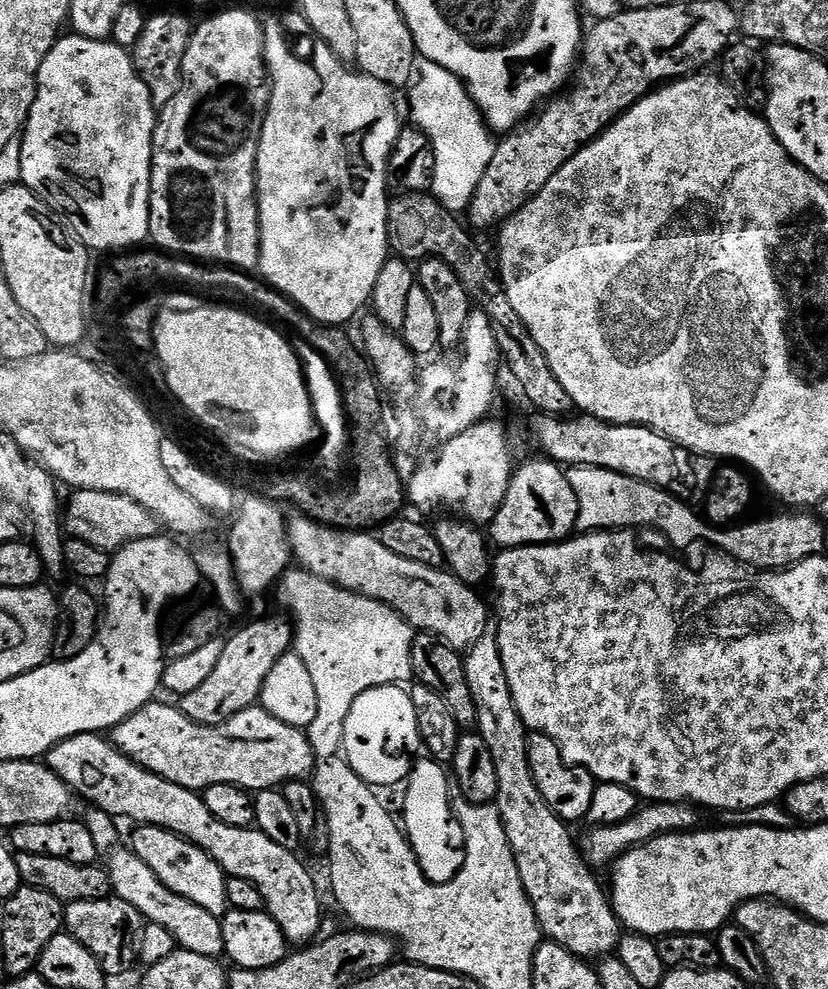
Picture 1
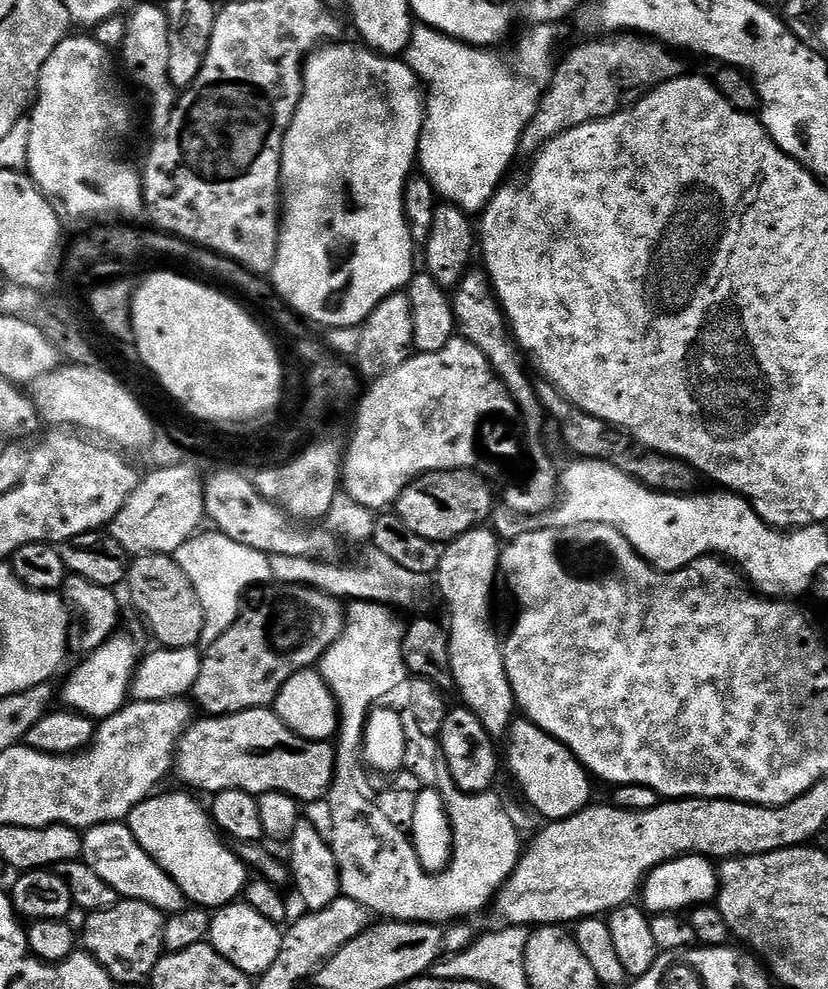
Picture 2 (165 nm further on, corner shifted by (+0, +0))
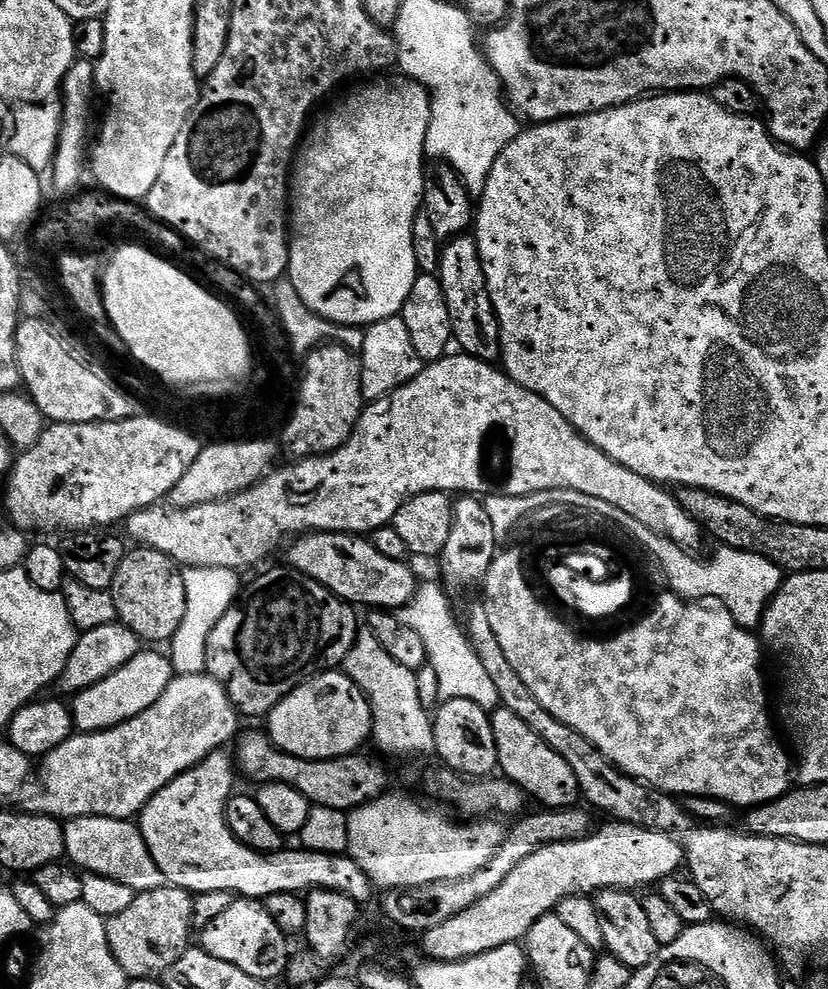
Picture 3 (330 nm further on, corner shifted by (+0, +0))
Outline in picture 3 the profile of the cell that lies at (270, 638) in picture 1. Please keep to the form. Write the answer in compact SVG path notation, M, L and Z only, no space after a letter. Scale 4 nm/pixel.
M291 566L283 567L272 568L262 573L249 588L247 585L243 589L242 599L228 608L226 614L222 614L214 630L210 630L210 638L206 642L207 675L227 687L228 697L232 699L237 713L245 717L267 717L278 701L305 680L325 670L339 669L362 628L362 624L356 621L357 609L347 600L314 582L314 578L294 571Z

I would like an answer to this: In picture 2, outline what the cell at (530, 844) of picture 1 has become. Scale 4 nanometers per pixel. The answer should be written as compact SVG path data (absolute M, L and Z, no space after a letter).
M481 526L466 530L458 538L447 541L443 545L440 554L440 565L434 575L434 584L440 587L440 596L448 603L448 641L450 642L450 670L452 671L452 683L455 691L460 691L463 707L470 709L474 718L486 726L486 730L493 738L507 737L508 728L512 725L518 709L514 690L510 686L510 678L506 674L506 662L504 661L504 646L502 632L496 629L496 616L492 611L496 604L496 579L502 576L500 566L500 554L502 541L491 527Z

